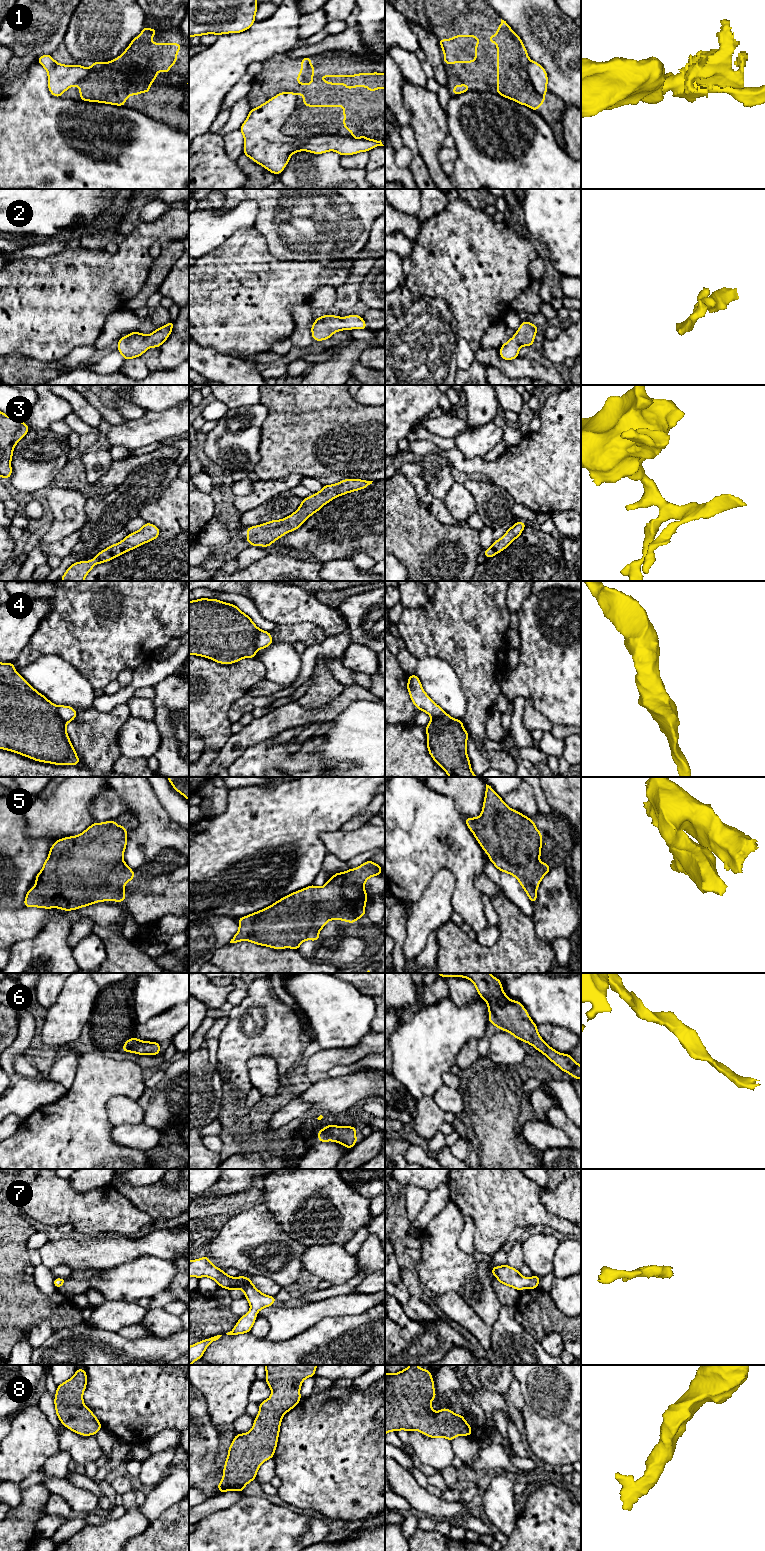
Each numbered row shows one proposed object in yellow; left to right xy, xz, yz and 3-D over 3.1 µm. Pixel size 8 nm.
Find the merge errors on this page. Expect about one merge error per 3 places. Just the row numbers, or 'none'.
1, 4

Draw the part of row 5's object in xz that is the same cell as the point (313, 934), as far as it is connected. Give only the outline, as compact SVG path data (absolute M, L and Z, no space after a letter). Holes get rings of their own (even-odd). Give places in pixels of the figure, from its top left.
M368 860L355 869L335 873L322 887L313 884L291 893L271 906L238 919L239 930L230 943L250 941L254 944L274 949L292 948L298 950L305 940L319 940L320 930L330 920L355 923L365 916L368 894L364 884L372 876L381 874L382 867Z

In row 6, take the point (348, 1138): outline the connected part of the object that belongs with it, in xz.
M330 1123L327 1127L322 1128L318 1132L317 1136L318 1141L338 1142L348 1149L351 1149L357 1143L355 1126L334 1126L332 1123Z

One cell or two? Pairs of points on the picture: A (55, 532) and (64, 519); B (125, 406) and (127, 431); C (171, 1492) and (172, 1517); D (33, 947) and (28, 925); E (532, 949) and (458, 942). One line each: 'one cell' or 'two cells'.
A: one cell
B: two cells
C: two cells
D: two cells
E: one cell

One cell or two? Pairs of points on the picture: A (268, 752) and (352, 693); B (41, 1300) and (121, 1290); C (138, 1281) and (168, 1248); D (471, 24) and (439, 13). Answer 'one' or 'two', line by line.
A: two
B: two
C: two
D: one

